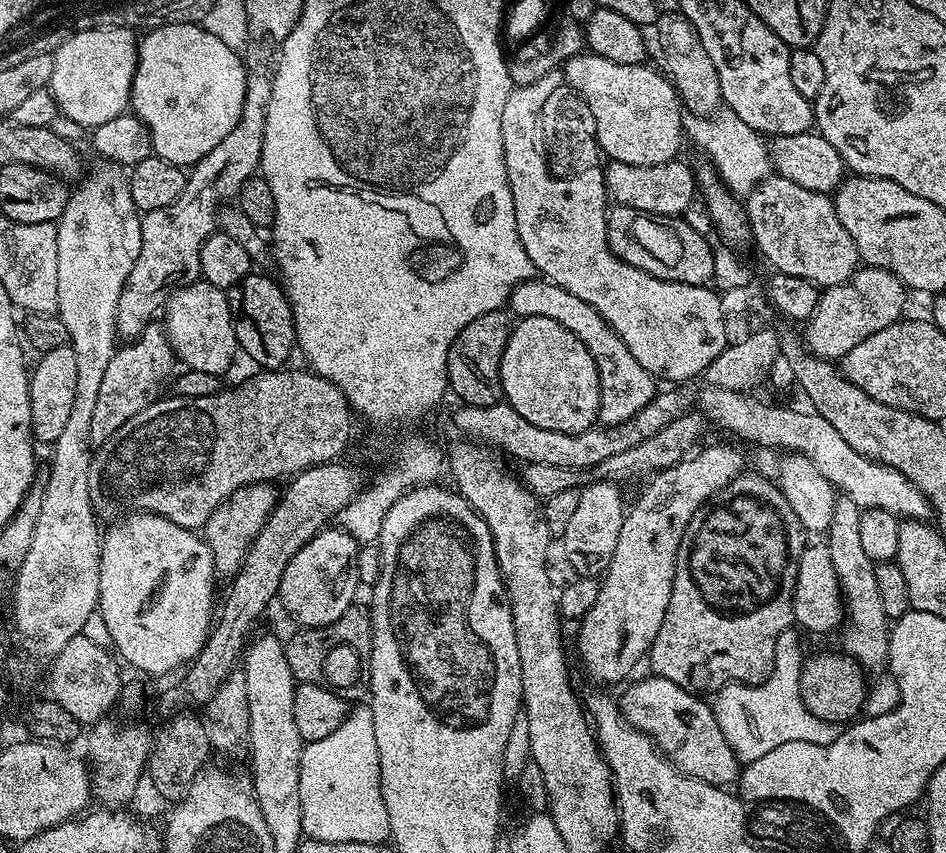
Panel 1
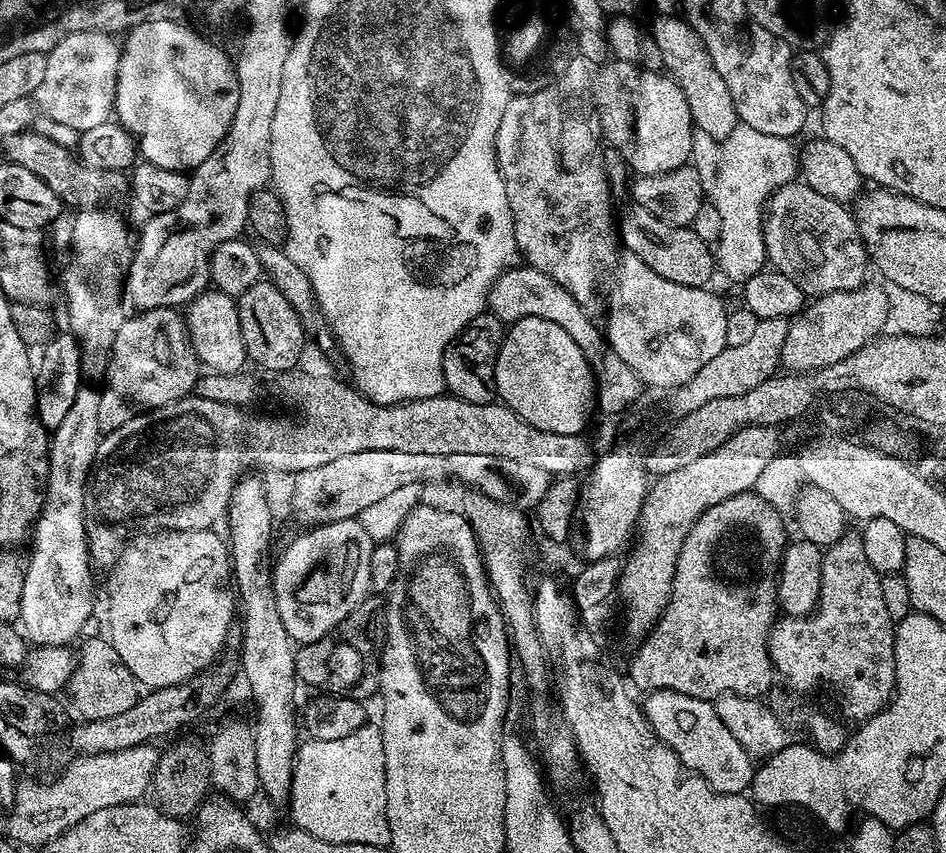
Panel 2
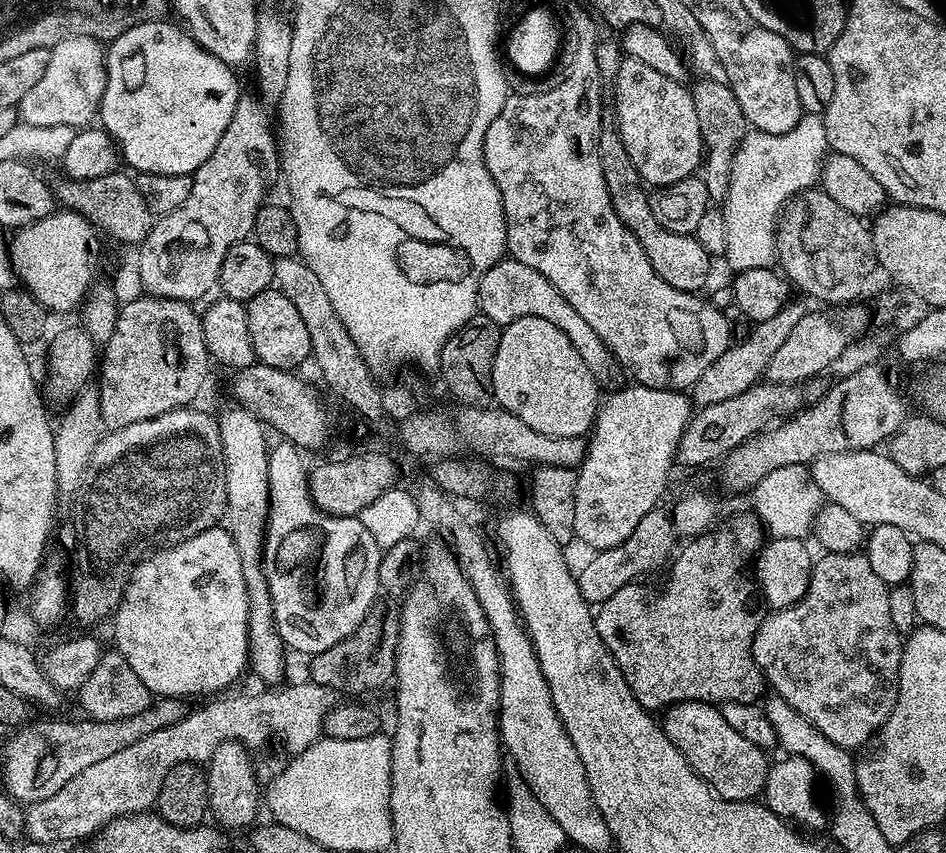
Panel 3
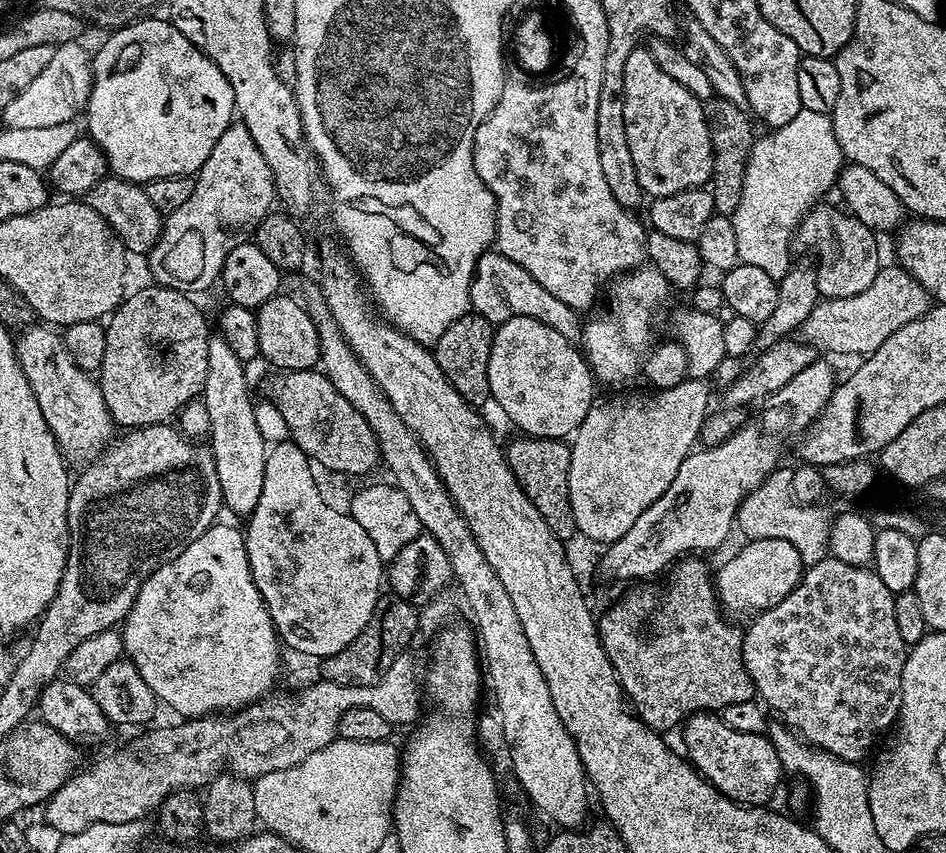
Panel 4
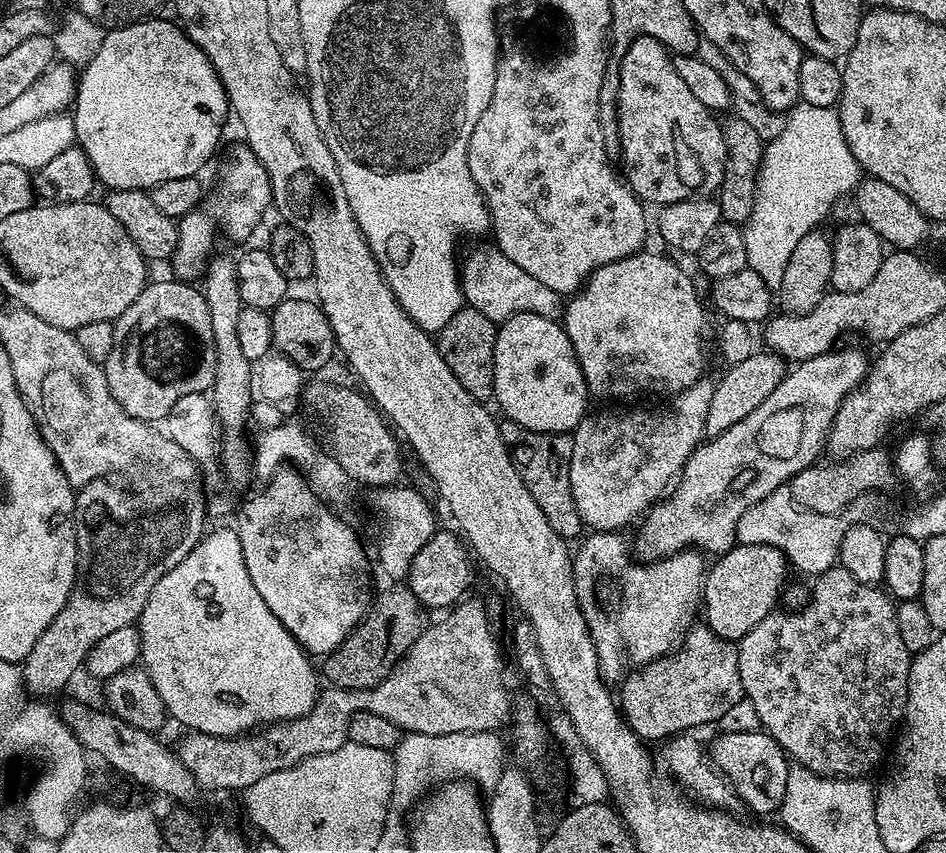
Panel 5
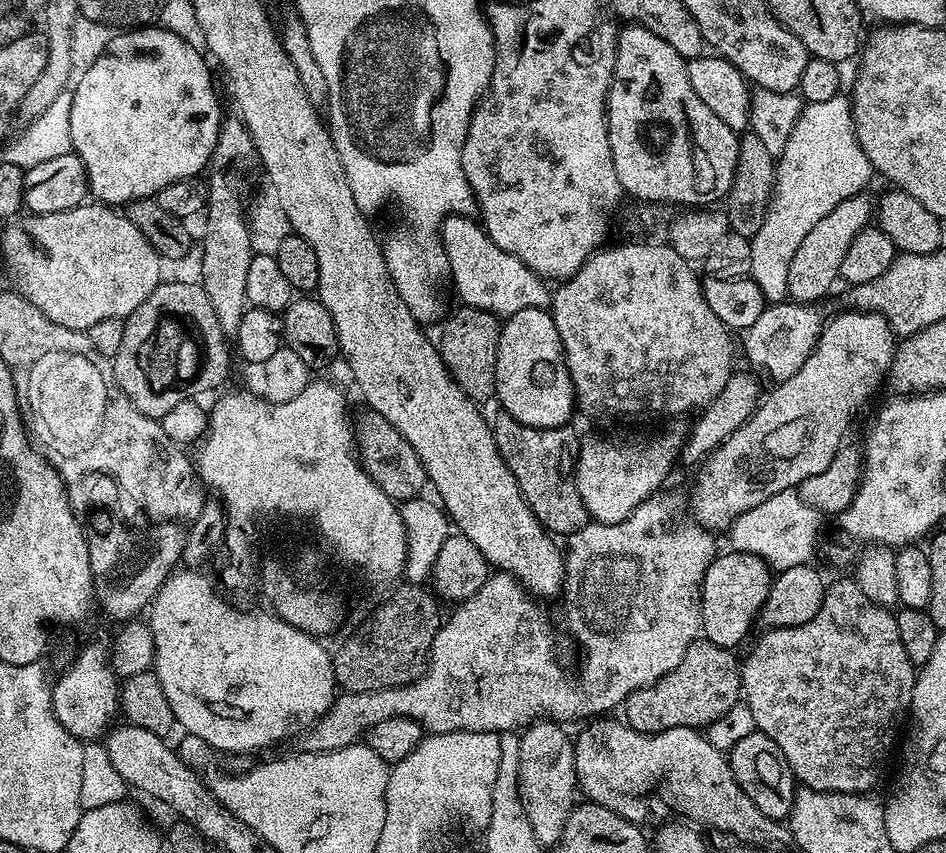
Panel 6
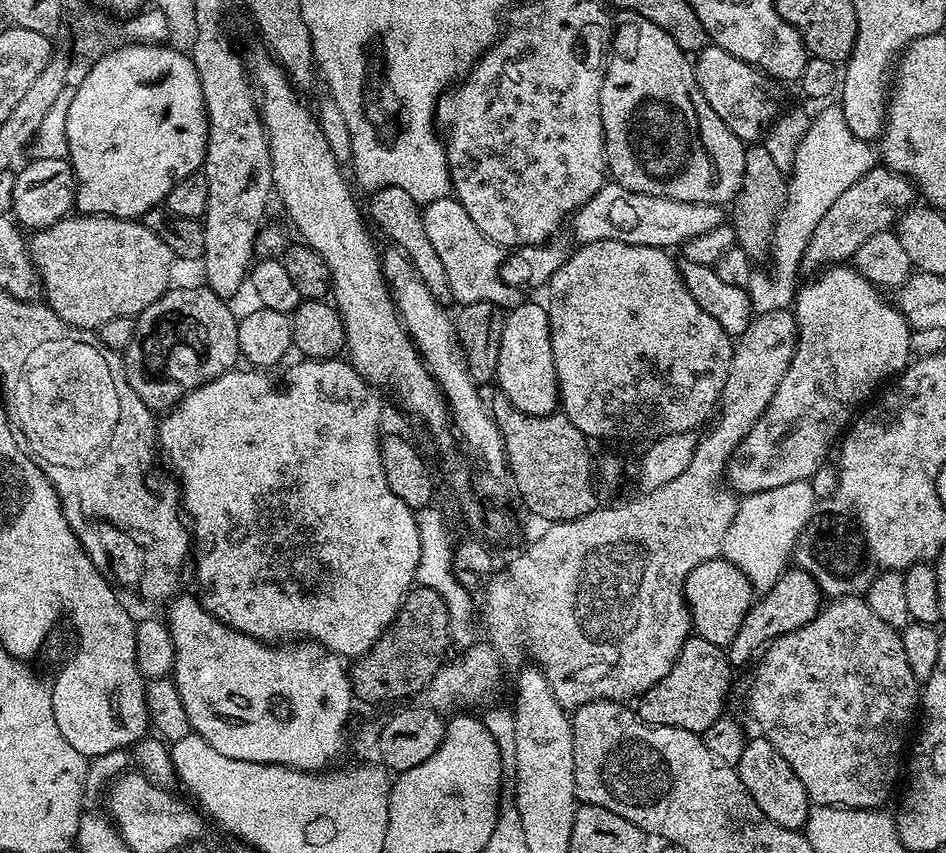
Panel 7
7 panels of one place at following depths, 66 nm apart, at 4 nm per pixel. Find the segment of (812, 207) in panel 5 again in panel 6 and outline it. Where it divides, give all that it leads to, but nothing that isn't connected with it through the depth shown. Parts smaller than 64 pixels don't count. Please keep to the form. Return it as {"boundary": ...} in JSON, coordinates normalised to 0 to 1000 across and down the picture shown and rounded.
{"boundary":[[[889,110],[877,115],[877,120],[851,121],[844,143],[820,189],[820,217],[816,219],[816,234],[808,250],[805,265],[801,265],[801,270],[793,278],[789,297],[793,326],[801,331],[801,340],[805,340],[812,356],[827,356],[834,351],[831,326],[835,321],[835,307],[839,304],[839,297],[844,294],[844,288],[848,288],[848,279],[852,279],[852,274],[856,274],[862,263],[868,256],[873,256],[873,251],[877,251],[886,237],[894,237],[894,232],[910,229],[922,210],[922,191],[915,185],[903,152],[900,116]]]}

